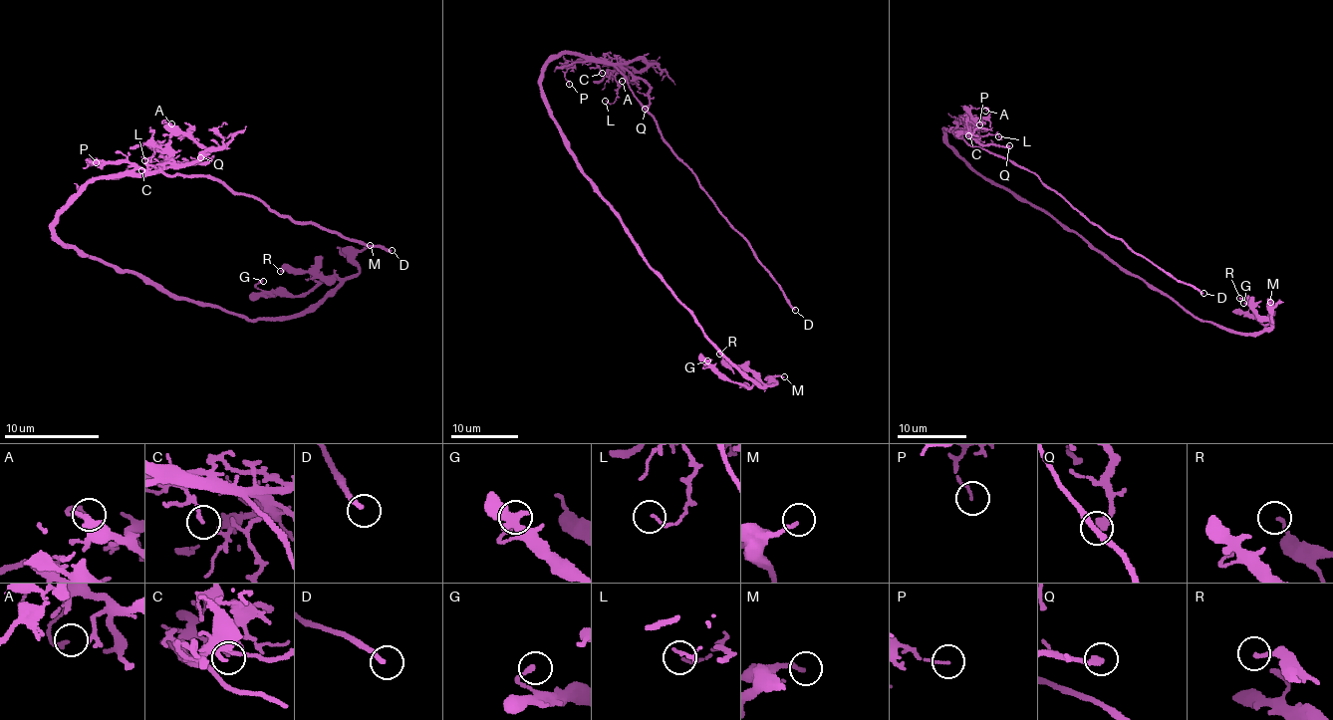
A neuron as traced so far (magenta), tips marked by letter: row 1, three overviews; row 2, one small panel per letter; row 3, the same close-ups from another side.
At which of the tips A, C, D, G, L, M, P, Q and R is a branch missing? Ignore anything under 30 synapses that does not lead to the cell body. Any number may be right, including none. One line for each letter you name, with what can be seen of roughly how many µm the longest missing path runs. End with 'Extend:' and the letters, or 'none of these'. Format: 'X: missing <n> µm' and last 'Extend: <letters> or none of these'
D: missing 20 µm
Extend: D

